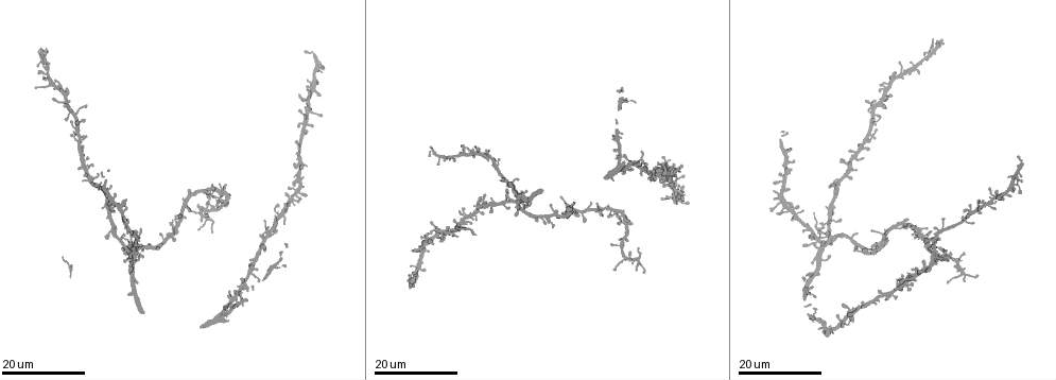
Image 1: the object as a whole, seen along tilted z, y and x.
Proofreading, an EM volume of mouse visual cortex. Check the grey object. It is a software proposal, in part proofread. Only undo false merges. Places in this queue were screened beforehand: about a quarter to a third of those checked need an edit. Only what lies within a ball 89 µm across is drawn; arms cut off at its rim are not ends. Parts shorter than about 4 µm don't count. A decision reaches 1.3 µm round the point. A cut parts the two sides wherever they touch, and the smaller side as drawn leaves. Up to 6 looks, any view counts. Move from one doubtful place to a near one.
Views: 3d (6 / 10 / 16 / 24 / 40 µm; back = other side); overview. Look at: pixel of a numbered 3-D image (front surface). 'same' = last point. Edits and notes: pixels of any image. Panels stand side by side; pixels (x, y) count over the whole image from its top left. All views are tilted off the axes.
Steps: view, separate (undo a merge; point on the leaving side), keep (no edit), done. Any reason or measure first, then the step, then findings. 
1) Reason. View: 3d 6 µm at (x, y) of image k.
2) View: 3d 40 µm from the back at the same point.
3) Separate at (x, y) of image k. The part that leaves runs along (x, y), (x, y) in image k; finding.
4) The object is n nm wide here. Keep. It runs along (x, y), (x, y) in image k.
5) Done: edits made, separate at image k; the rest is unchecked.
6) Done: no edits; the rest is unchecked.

Looks like a crossing. View: 3d 16 µm at (964, 273) of image 1.

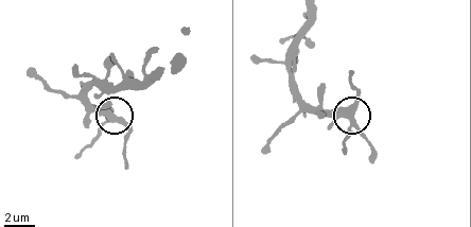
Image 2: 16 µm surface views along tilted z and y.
Closer look. View: 3d 10 µm at (351, 116) of image 2.

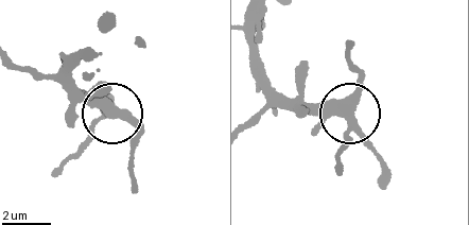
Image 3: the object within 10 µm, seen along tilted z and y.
4 arms meet here. Keep. Continuous, no second cell.

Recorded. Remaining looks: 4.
View: 3d 16 µm at (623, 212) of image 1.

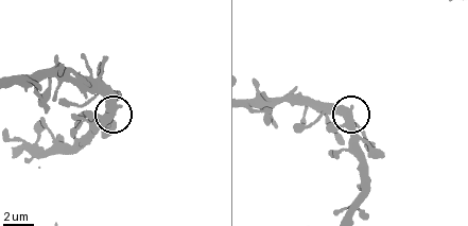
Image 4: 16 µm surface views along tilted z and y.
View: 3d 10 µm at (116, 106) of image 4.

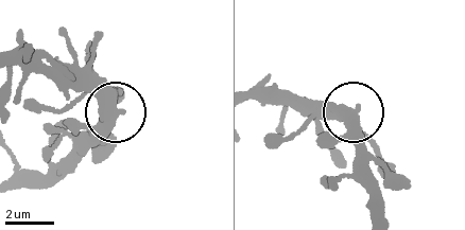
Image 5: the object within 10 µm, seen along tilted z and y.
The object is 440 nm wide here. Keep. It runs along (17, 65), (65, 69), (113, 105), (78, 148) in image 5; continuous, no second cell.

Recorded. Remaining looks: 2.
View: 3d 24 µm at (120, 238) of image 1.

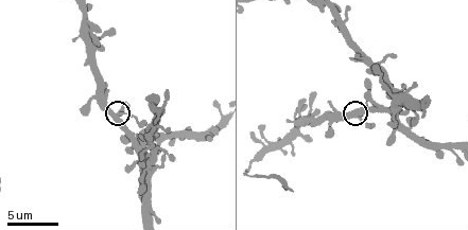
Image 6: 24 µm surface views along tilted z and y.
View: 3d 6 µm at (116, 113) of image 6.

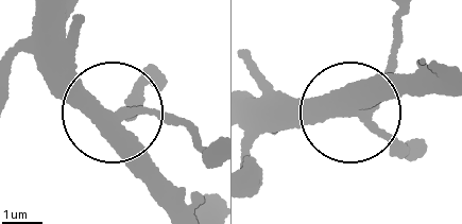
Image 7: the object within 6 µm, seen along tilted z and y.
The object is 320 nm wide here. Separate at (178, 123) of image 7. A second cell is stuck on.

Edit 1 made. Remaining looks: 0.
Done: edits made, separate at image 7; the rest is unchecked.

